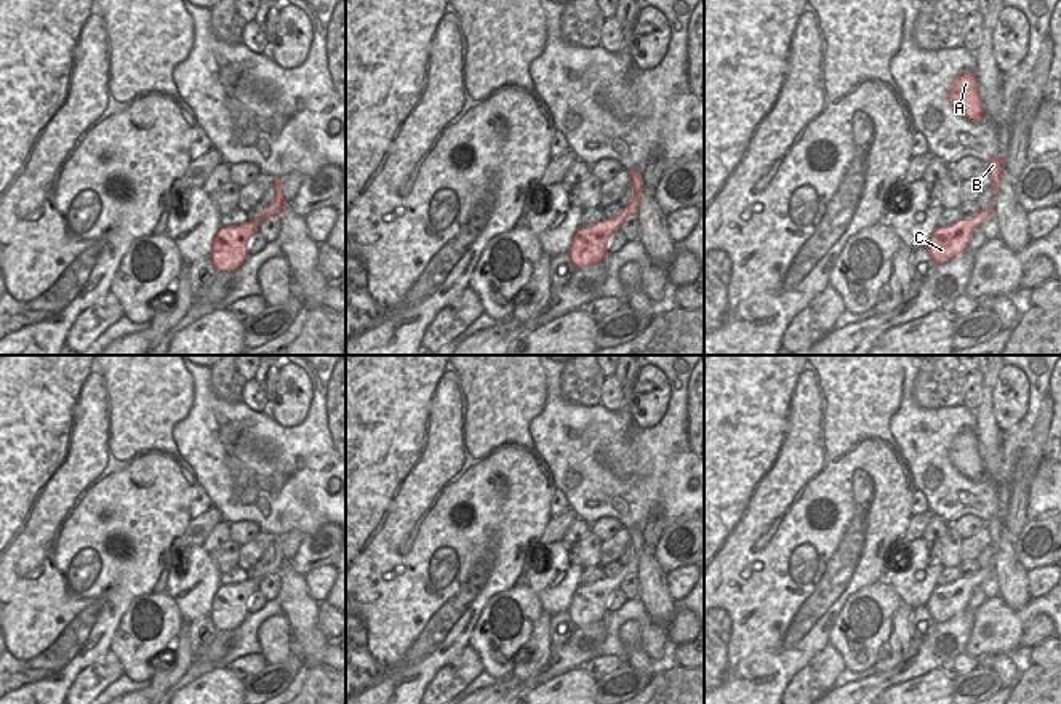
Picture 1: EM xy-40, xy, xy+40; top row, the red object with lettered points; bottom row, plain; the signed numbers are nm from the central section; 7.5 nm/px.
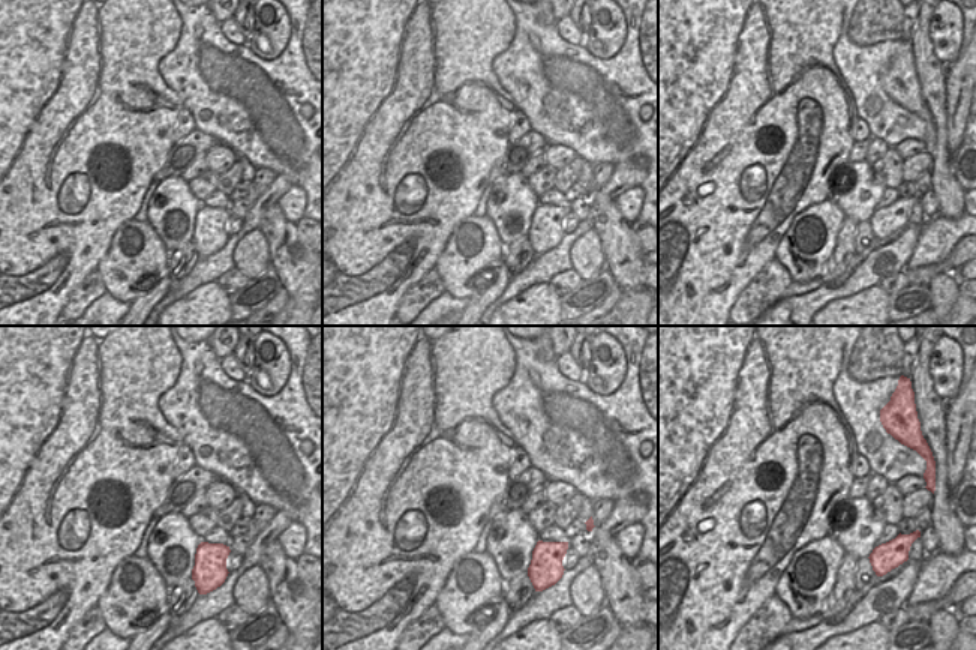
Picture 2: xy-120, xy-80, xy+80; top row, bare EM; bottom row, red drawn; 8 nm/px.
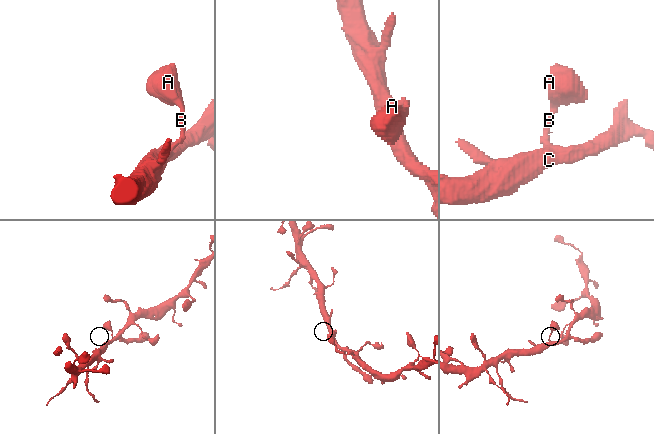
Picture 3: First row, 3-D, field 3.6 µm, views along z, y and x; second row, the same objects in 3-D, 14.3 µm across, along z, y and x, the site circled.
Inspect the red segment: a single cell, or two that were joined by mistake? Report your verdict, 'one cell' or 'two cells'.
one cell

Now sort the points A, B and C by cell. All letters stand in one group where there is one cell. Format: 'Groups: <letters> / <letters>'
Groups: A B C.

